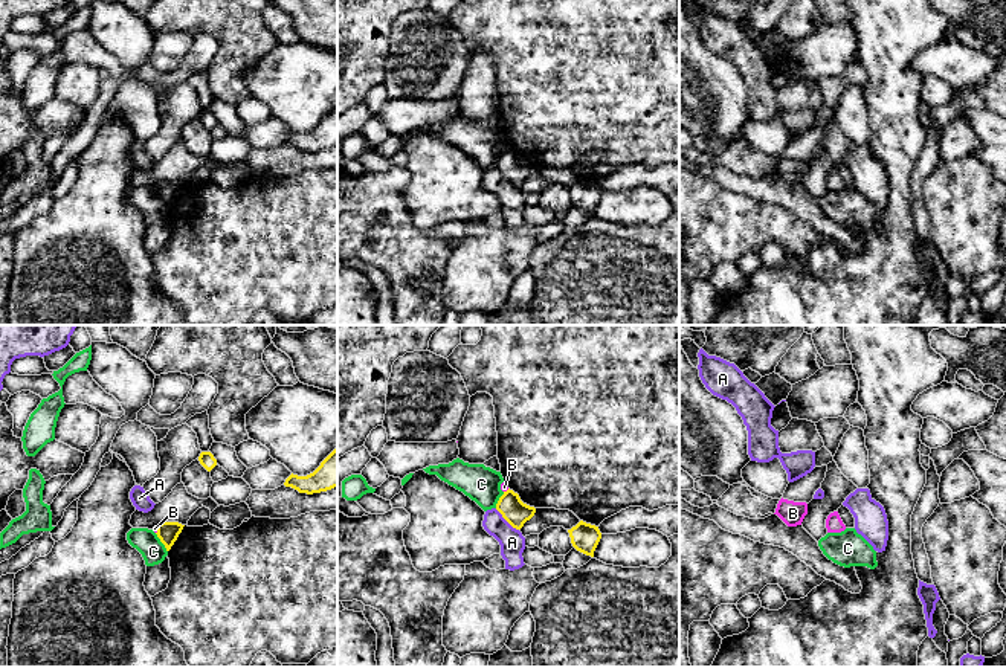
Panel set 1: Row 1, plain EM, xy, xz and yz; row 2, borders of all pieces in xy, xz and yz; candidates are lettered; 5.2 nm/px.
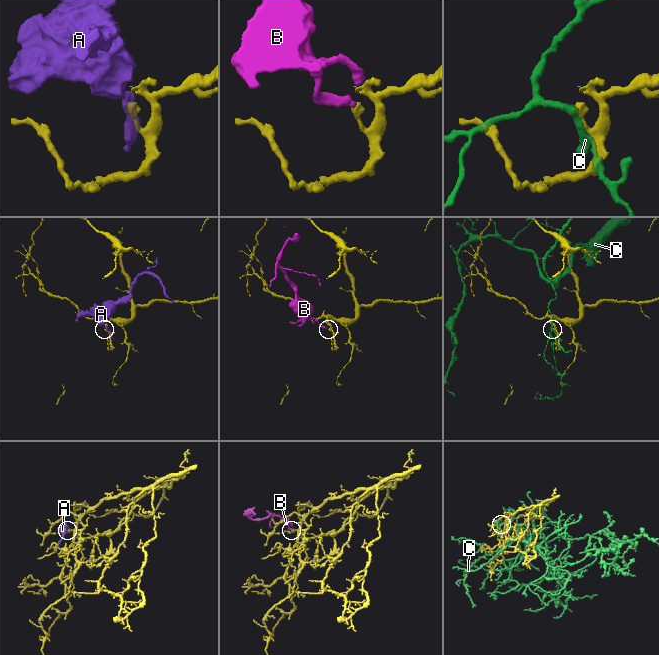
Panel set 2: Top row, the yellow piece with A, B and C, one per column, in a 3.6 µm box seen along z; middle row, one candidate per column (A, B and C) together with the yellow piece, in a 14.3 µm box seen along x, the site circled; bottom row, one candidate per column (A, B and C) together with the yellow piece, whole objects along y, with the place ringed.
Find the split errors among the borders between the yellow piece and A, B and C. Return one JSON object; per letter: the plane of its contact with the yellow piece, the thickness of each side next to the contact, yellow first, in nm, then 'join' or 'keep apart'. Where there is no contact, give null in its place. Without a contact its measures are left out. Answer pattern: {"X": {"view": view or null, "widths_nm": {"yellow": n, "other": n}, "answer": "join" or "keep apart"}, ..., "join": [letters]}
{"A": {"view": "xz", "widths_nm": {"yellow": 140, "other": 130}, "answer": "keep apart"}, "B": {"view": "xy", "widths_nm": {"yellow": 110, "other": 20}, "answer": "keep apart"}, "C": {"view": "xy", "widths_nm": {"yellow": 110, "other": 130}, "answer": "keep apart"}, "join": []}

